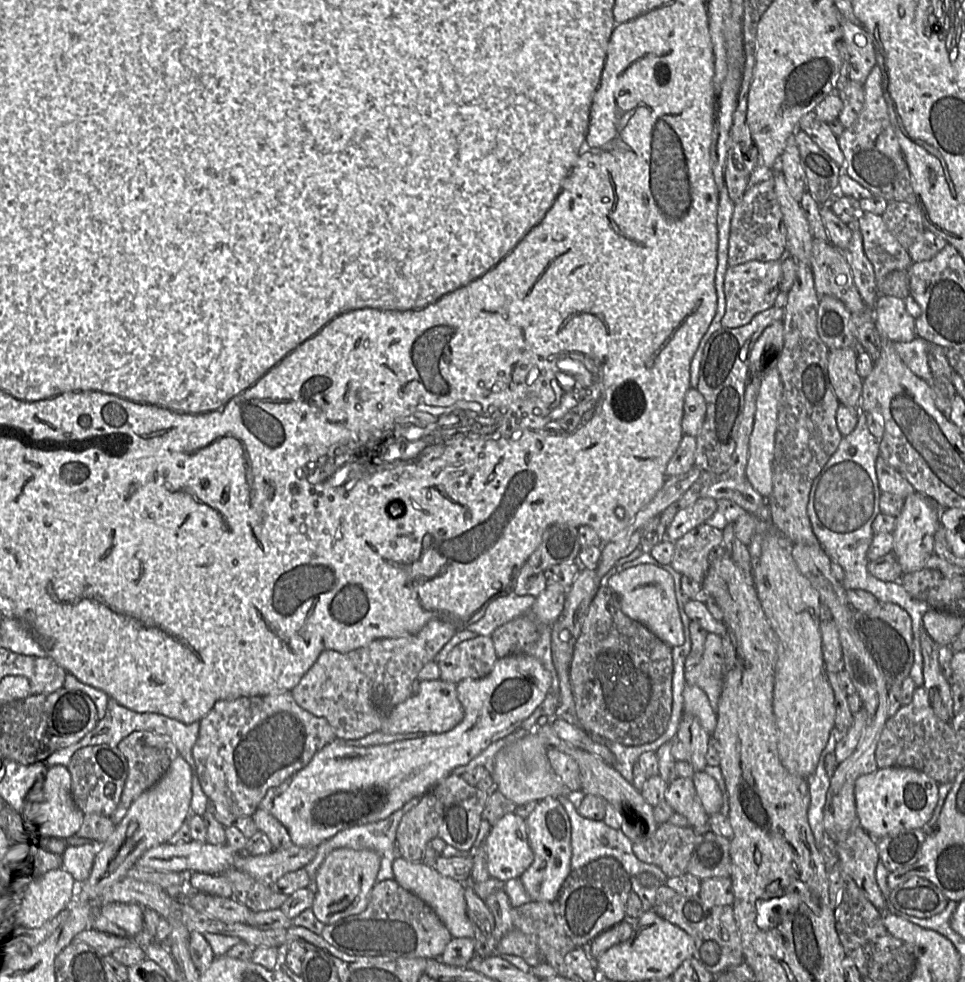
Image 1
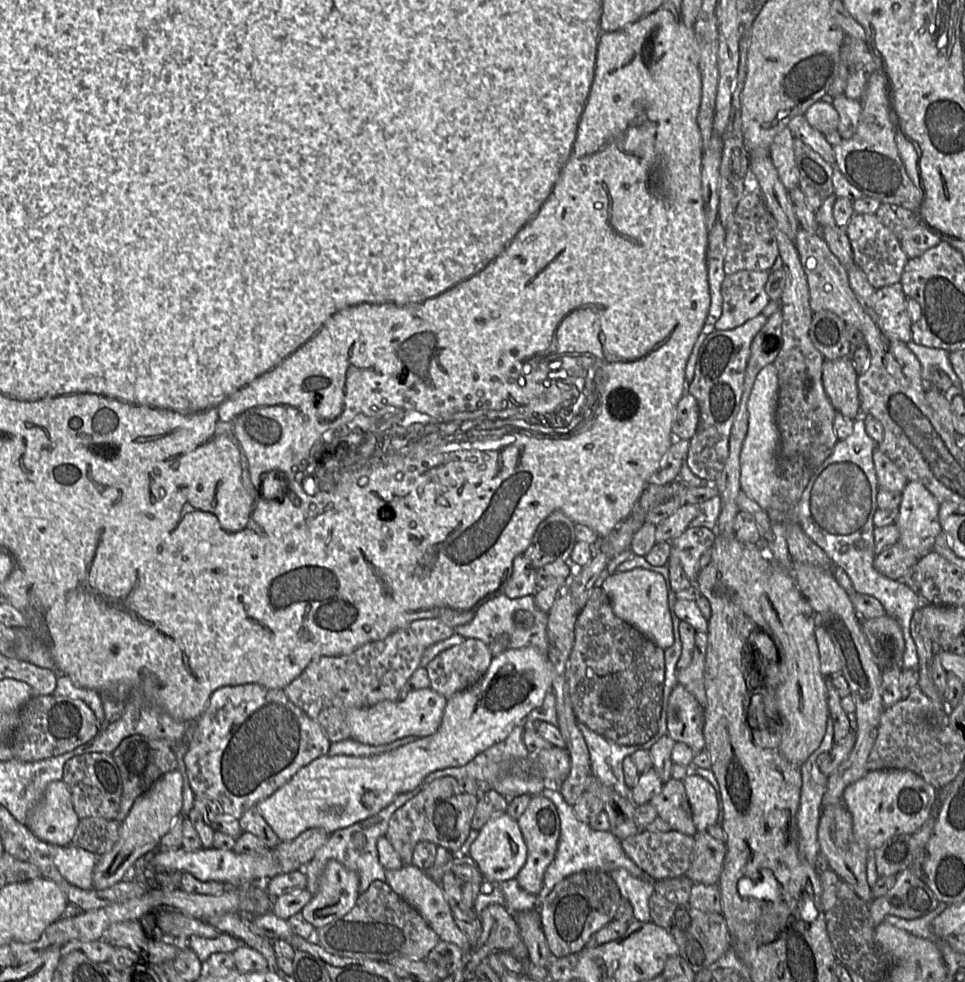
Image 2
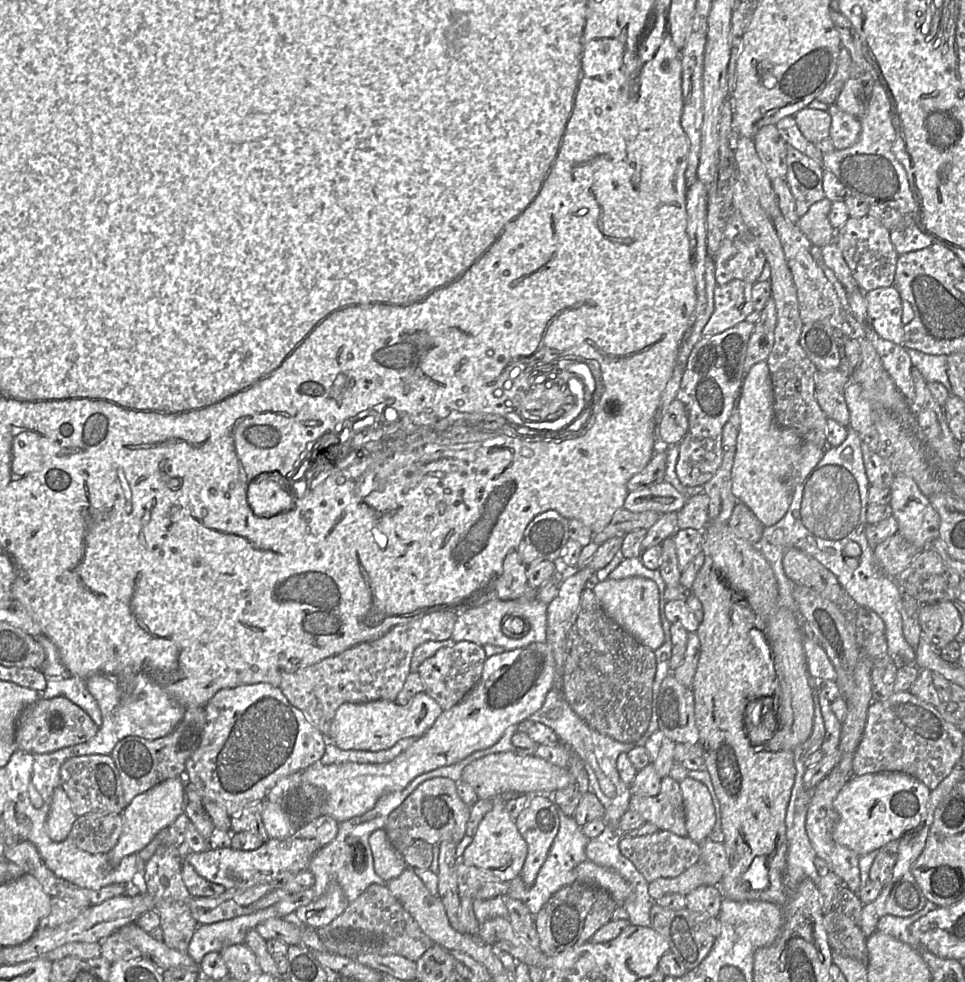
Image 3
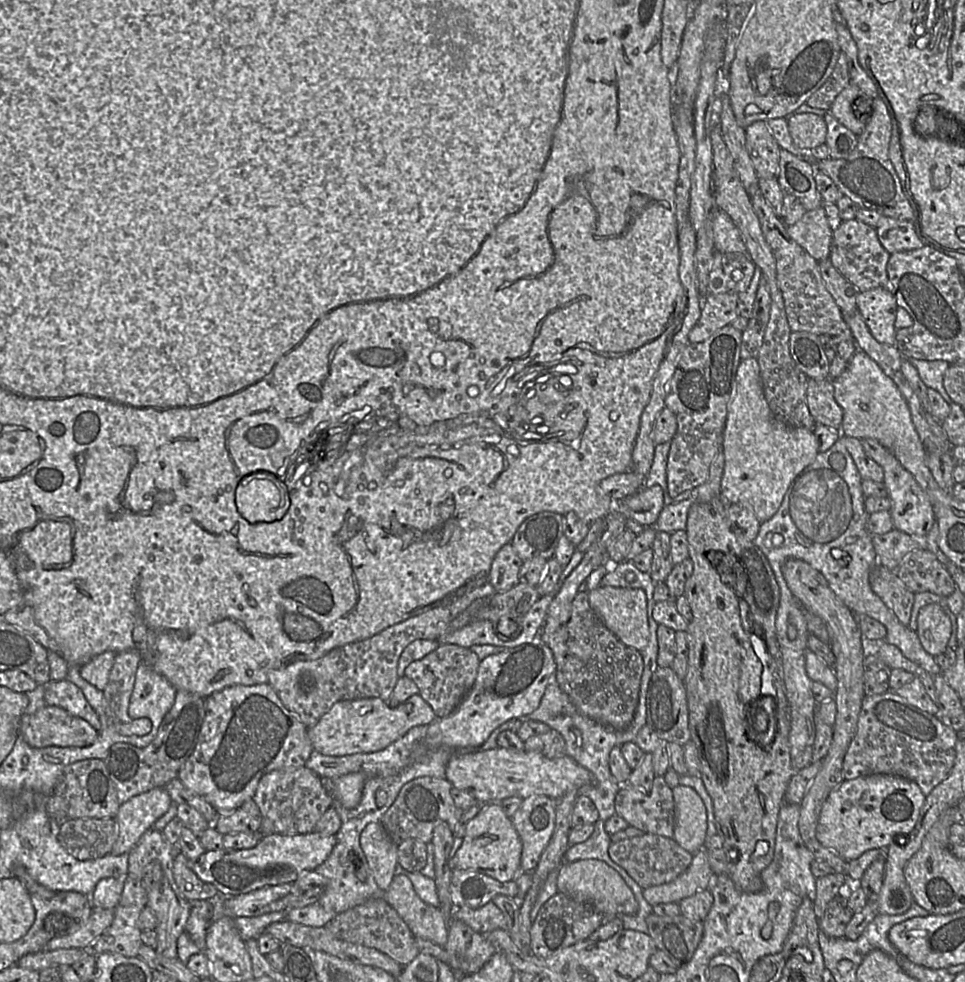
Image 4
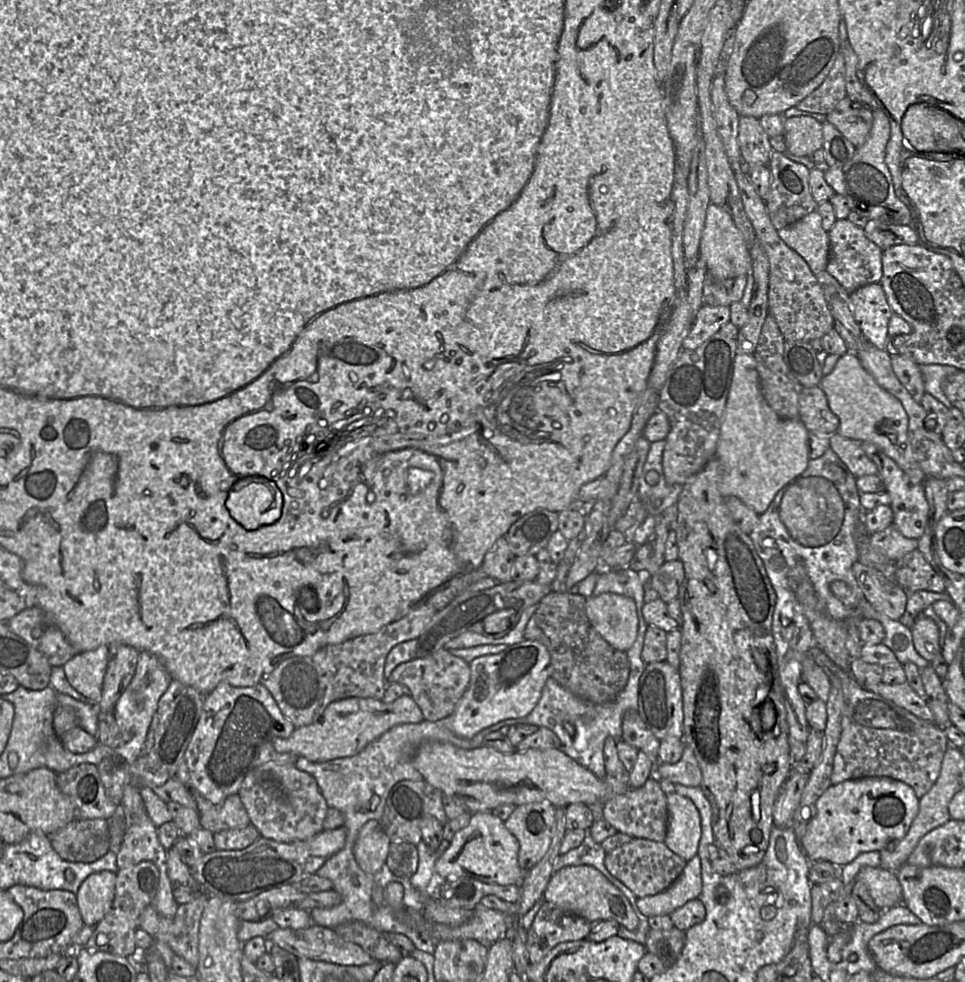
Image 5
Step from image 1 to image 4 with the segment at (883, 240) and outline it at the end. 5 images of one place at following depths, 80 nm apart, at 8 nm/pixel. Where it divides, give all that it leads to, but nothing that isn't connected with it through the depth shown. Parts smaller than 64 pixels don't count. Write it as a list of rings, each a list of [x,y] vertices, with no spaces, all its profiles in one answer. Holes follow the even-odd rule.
[[[854,218],[843,220],[833,231],[829,259],[858,292],[878,287],[888,289],[887,264],[889,258],[890,253],[882,246],[876,228],[872,226]]]

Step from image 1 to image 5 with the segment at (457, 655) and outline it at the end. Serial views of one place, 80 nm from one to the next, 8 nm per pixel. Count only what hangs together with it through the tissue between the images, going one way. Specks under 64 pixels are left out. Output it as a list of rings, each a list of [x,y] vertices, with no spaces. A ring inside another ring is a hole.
[[[443,647],[429,656],[415,658],[398,665],[391,672],[388,681],[406,686],[410,696],[421,709],[424,720],[435,722],[454,713],[469,687],[470,674],[469,663]]]

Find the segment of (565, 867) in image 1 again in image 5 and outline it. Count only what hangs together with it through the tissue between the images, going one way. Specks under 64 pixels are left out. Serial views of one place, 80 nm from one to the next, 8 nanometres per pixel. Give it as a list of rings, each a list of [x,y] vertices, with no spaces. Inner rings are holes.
[[[548,801],[523,804],[505,821],[506,828],[519,842],[518,862],[523,871],[533,868],[546,853],[556,810]]]

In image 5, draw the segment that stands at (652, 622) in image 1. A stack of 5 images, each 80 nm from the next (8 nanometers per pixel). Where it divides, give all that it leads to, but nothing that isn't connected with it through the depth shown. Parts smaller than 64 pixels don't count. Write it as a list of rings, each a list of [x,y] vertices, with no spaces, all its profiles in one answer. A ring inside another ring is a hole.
[[[615,593],[591,596],[587,598],[586,615],[613,648],[627,651],[636,641],[638,613],[632,598]]]

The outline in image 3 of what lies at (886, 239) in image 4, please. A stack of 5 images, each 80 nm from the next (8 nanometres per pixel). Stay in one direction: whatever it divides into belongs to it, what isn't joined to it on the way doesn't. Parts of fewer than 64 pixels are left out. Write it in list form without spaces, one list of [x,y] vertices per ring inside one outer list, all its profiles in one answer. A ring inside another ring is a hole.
[[[904,216],[890,230],[890,239],[899,256],[934,244],[931,237],[921,230],[915,216]]]

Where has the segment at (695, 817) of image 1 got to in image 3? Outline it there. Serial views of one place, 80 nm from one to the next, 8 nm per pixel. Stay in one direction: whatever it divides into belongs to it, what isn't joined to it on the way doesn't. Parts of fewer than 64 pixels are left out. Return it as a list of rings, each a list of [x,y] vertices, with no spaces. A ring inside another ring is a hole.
[[[667,776],[661,779],[656,796],[631,795],[628,810],[640,814],[659,830],[687,837],[686,815],[680,783]]]

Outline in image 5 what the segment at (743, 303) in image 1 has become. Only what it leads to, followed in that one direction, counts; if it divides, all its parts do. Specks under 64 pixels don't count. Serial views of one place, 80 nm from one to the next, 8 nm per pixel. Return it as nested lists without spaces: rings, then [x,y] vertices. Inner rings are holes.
[[[702,305],[696,313],[691,330],[683,340],[683,350],[694,350],[730,321],[729,306]]]

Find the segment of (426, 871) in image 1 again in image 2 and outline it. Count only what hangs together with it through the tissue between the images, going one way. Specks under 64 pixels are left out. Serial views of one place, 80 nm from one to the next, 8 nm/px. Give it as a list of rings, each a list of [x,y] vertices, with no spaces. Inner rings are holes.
[[[405,864],[400,869],[386,870],[385,881],[396,894],[419,912],[431,929],[439,936],[440,941],[456,944],[465,953],[473,949],[468,937],[455,923],[440,884],[430,878],[424,870],[413,864]]]

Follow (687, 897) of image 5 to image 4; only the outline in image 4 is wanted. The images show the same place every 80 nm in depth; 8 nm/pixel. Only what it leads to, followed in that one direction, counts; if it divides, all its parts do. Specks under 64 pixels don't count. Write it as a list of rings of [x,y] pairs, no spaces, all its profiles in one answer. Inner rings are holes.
[[[701,848],[693,854],[691,864],[681,875],[668,883],[644,889],[643,896],[653,907],[670,902],[679,903],[699,891],[710,889],[713,878],[707,851]]]

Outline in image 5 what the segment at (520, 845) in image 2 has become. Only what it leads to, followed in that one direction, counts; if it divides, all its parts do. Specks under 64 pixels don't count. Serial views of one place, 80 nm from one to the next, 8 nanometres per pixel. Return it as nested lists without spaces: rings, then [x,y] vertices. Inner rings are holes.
[[[492,811],[472,814],[468,824],[457,831],[448,848],[436,860],[435,879],[446,881],[449,878],[469,876],[486,883],[499,885],[520,885],[524,872],[518,862],[519,842],[506,828],[505,822]]]

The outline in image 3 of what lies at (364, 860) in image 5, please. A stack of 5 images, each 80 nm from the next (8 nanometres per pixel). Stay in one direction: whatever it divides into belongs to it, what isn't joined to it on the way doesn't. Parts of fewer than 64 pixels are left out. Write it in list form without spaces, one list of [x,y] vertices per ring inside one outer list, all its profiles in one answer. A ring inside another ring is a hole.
[[[384,828],[373,831],[369,837],[374,870],[385,883],[398,877],[407,867],[402,854],[391,844]]]

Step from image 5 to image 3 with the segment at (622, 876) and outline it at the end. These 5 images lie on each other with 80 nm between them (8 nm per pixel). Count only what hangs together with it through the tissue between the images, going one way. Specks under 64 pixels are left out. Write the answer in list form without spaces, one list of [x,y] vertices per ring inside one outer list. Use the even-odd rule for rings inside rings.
[[[665,830],[635,838],[622,837],[619,841],[619,850],[648,883],[657,879],[677,877],[700,860],[698,843],[688,837],[680,837]]]

